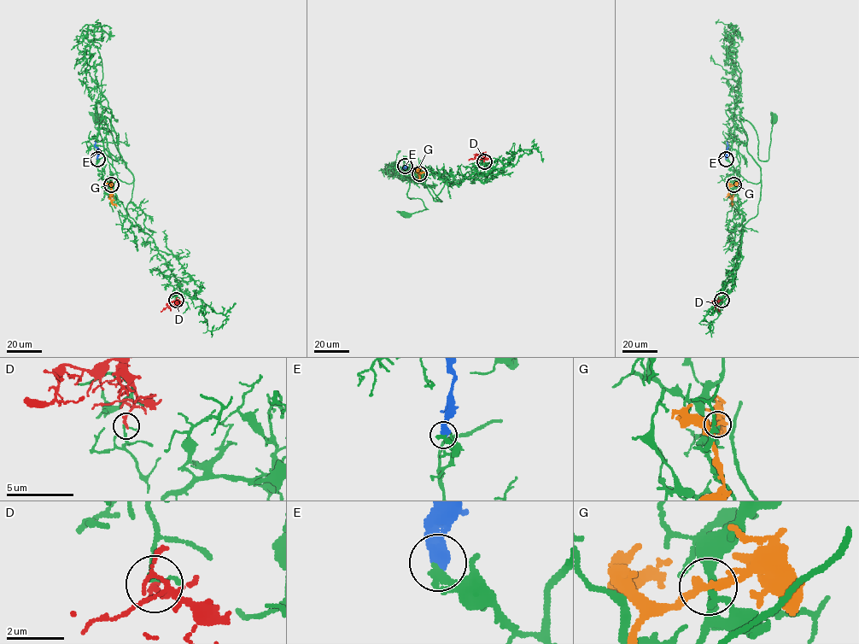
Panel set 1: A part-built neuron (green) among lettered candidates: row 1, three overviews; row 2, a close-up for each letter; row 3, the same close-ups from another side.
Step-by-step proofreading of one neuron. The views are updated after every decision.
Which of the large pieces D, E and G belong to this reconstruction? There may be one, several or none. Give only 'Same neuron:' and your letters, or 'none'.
Same neuron: none

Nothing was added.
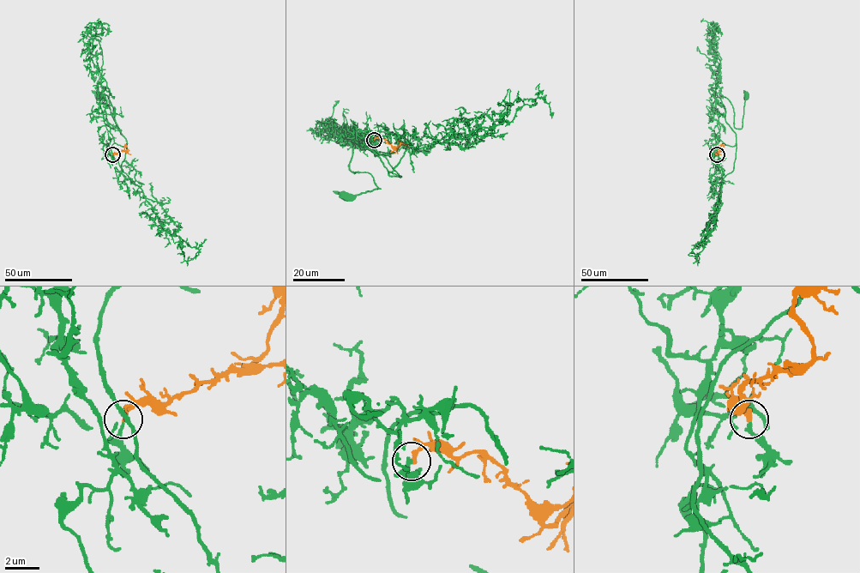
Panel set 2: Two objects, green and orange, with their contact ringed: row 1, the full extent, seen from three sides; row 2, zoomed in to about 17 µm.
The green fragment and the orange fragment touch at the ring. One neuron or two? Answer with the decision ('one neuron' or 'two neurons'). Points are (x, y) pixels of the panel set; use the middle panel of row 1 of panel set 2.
one neuron

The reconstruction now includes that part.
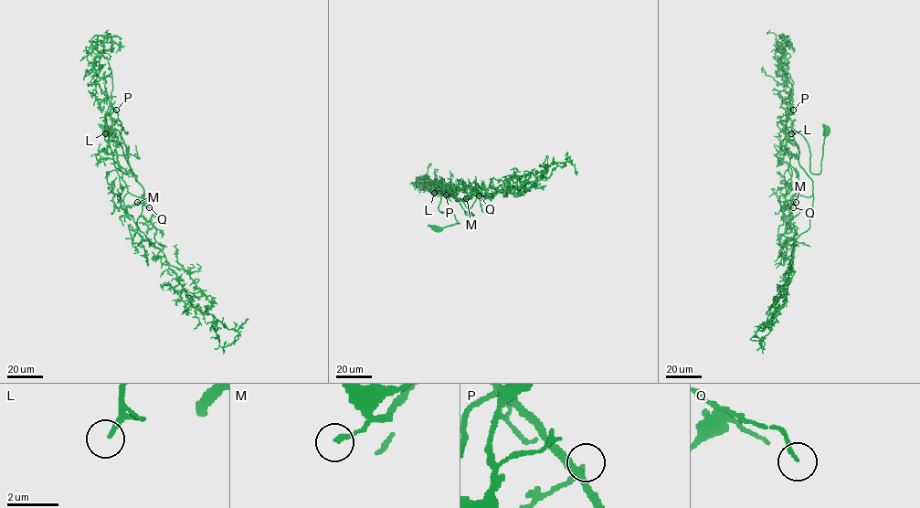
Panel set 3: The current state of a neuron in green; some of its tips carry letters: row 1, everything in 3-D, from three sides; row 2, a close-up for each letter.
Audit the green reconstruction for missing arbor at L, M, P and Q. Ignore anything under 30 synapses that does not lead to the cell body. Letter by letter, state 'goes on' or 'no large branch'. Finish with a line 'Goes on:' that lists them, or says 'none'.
L: goes on
M: no large branch
P: goes on
Q: no large branch
Goes on: L, P

